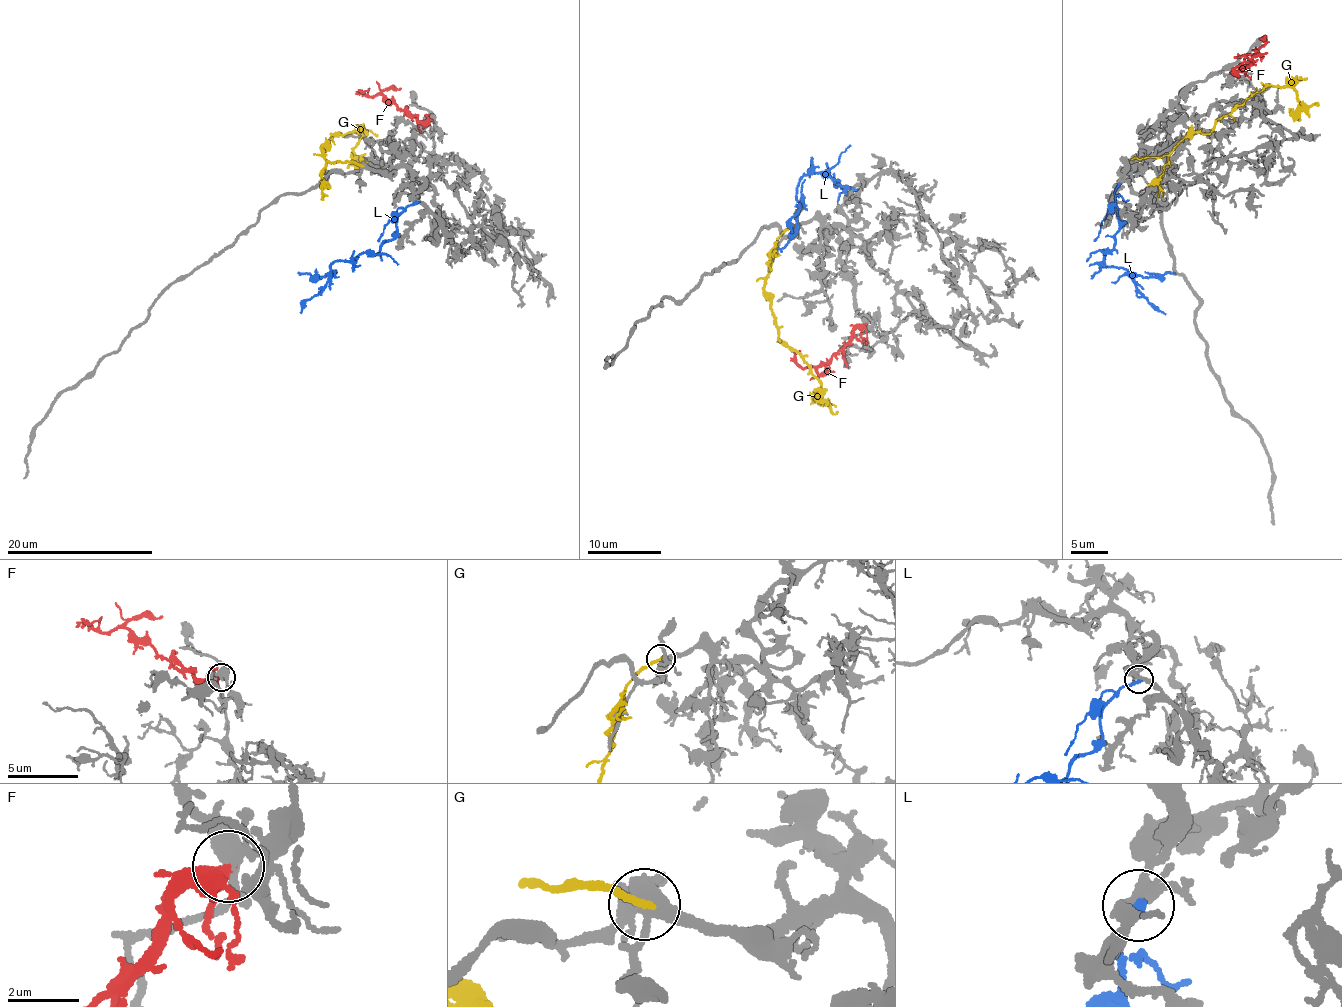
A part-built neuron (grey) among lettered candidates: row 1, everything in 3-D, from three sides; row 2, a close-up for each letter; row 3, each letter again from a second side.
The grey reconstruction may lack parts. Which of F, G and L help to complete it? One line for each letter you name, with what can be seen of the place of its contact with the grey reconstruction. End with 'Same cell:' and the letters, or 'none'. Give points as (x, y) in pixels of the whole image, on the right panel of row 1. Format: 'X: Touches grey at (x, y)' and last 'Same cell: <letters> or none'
F: Touches grey at (1232, 68)
Same cell: F

